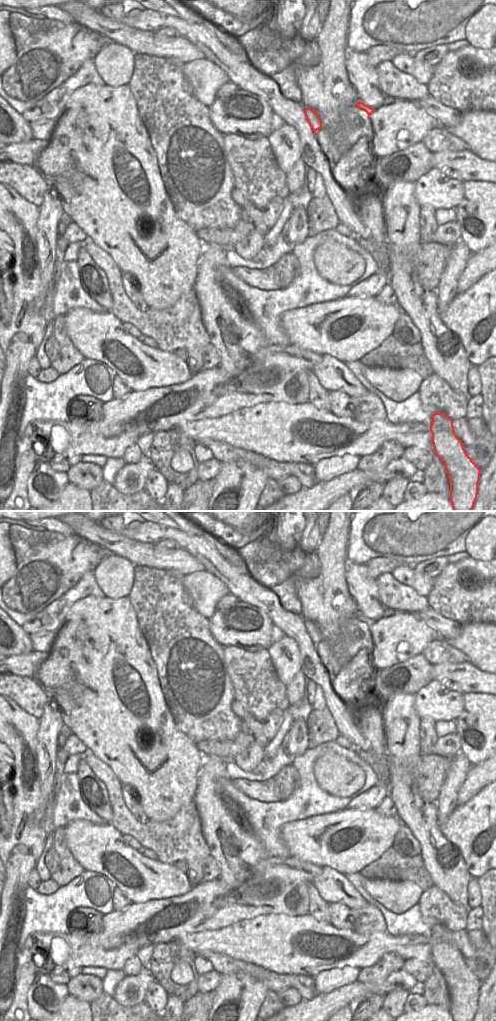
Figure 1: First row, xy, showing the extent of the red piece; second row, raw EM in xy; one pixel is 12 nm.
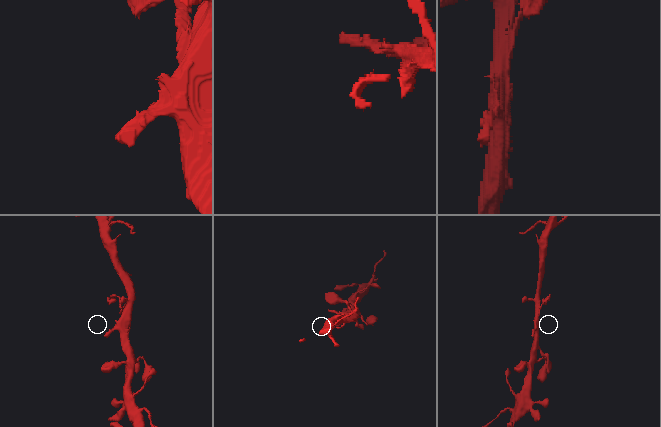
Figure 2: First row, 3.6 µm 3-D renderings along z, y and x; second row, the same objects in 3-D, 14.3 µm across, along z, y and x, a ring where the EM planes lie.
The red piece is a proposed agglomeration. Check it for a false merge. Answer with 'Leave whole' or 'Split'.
Split

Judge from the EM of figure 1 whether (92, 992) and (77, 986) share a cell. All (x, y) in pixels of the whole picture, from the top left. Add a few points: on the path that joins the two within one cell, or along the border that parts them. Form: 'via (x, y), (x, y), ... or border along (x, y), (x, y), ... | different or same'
via (88, 989), (81, 987) | same

